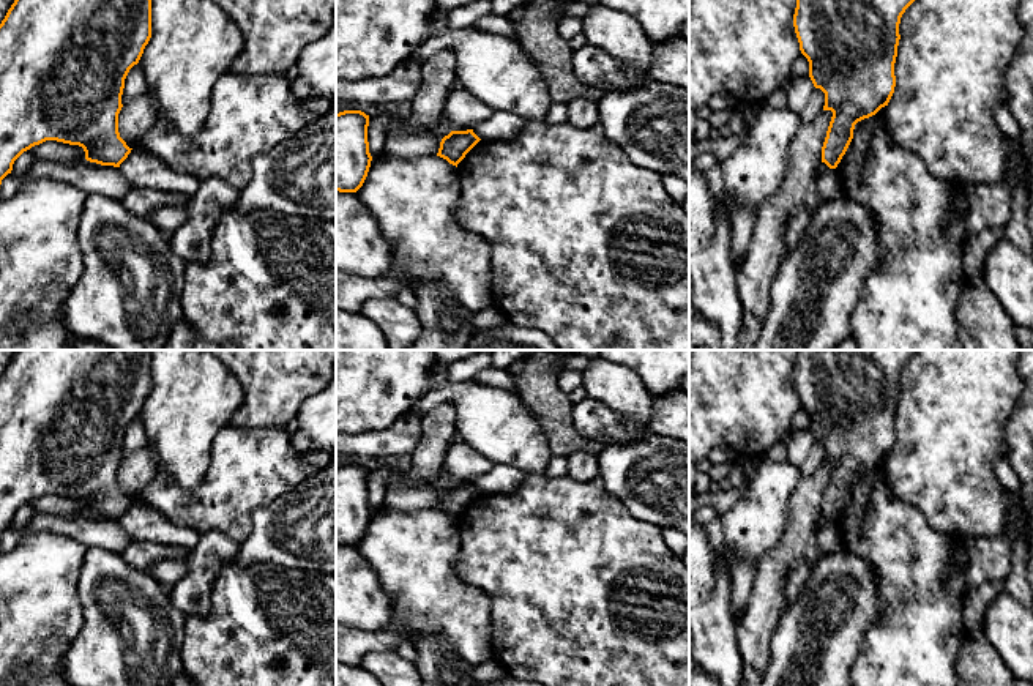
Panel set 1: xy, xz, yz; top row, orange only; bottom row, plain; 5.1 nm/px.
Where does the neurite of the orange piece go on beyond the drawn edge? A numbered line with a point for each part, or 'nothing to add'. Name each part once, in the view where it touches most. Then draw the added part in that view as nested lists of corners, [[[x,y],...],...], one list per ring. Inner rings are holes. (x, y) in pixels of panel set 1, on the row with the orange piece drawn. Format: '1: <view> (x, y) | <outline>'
nothing to add

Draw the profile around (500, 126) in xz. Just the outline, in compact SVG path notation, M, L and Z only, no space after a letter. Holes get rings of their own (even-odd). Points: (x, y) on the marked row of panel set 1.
M494 110L494 115L489 120L473 128L473 132L483 142L506 142L509 139L514 139L524 128L524 125L525 121L514 114L508 114L505 110Z

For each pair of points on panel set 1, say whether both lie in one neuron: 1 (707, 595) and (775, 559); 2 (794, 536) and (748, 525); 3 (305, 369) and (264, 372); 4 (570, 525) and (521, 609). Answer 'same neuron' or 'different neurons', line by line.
1: different neurons
2: different neurons
3: same neuron
4: same neuron

